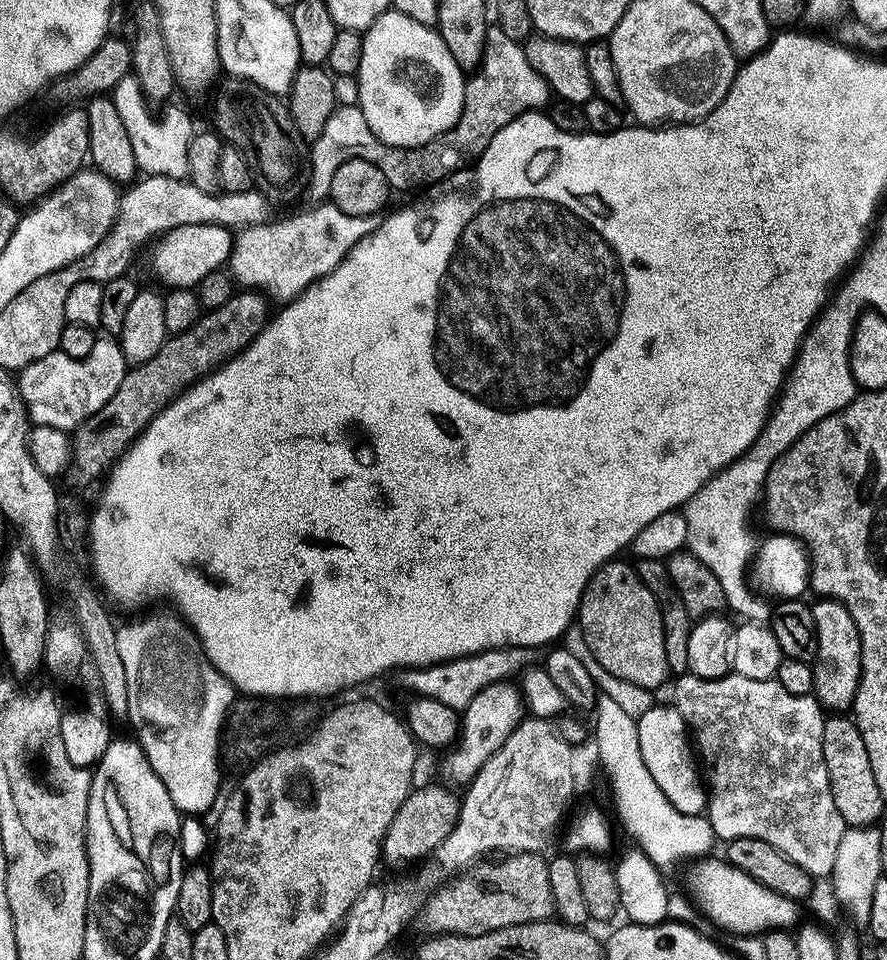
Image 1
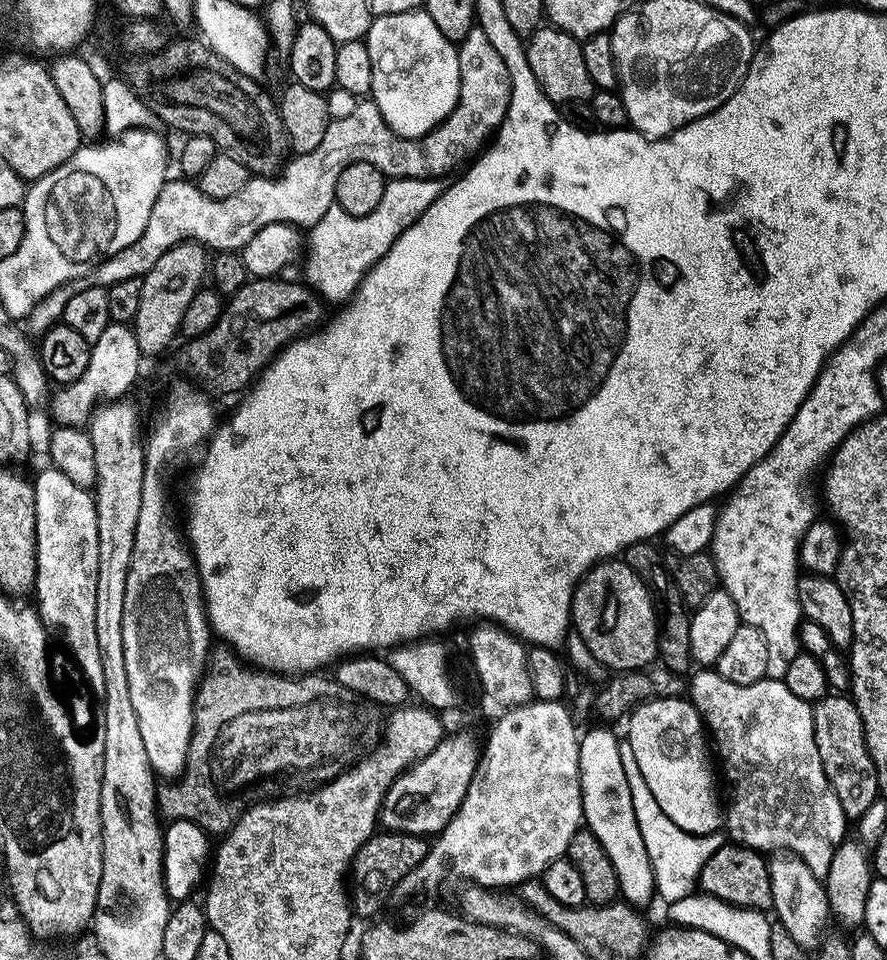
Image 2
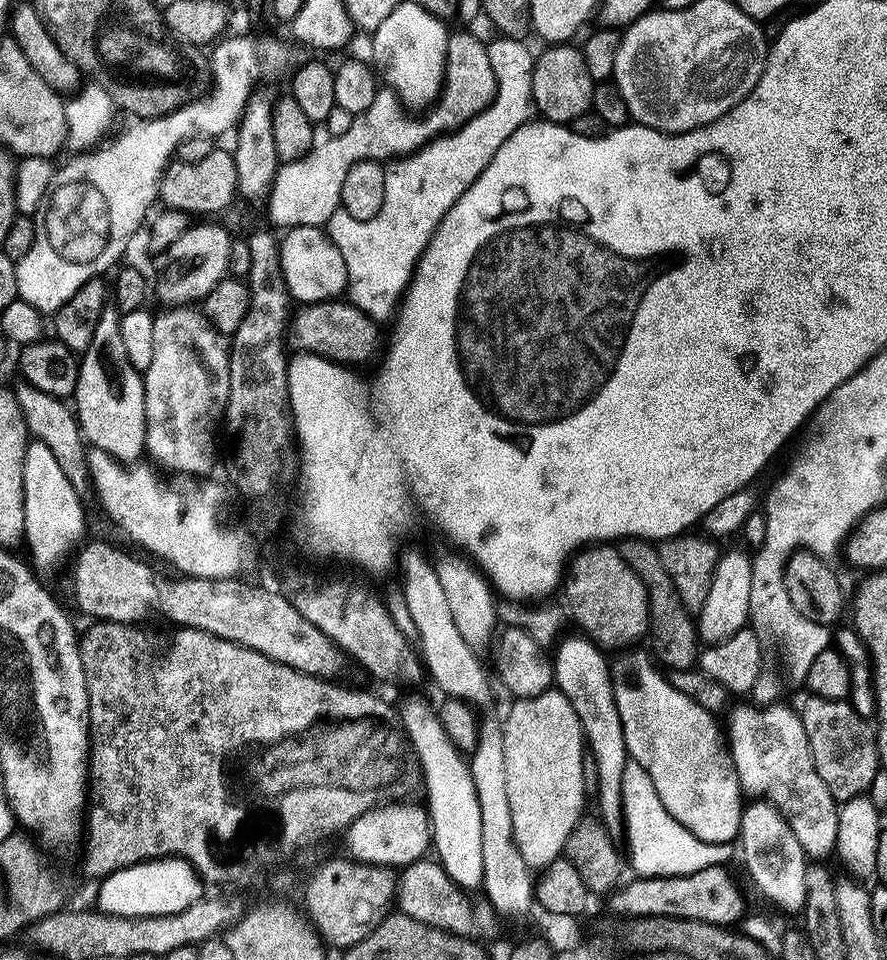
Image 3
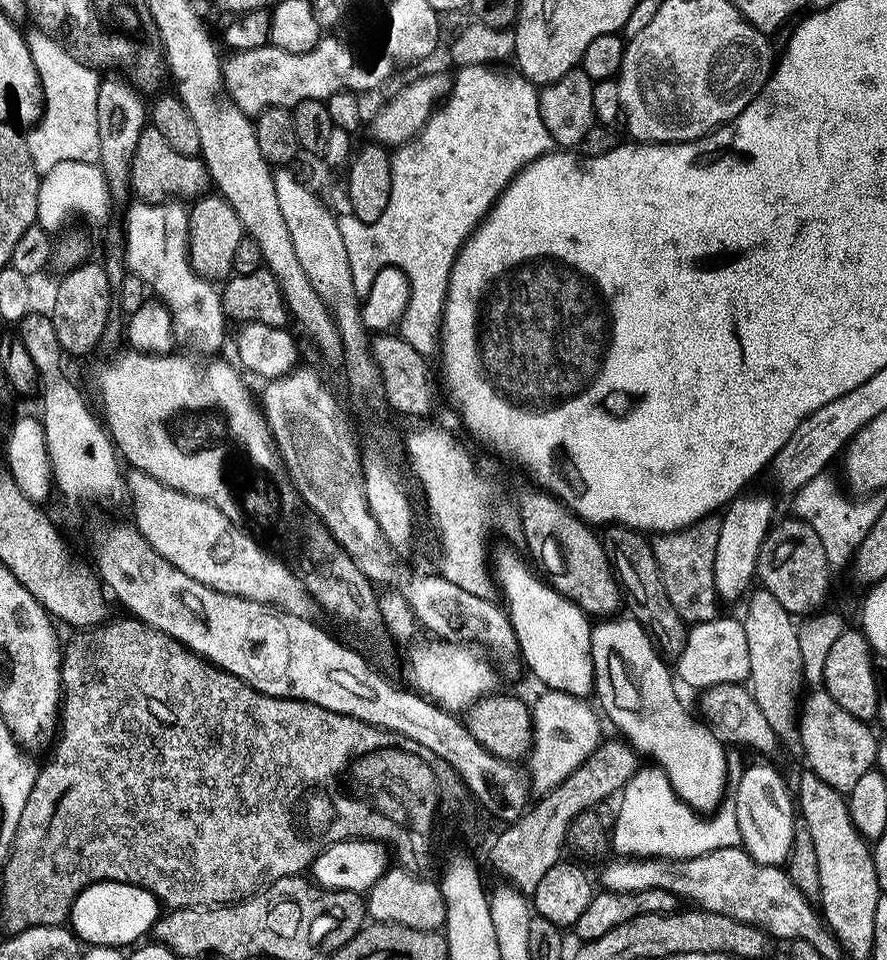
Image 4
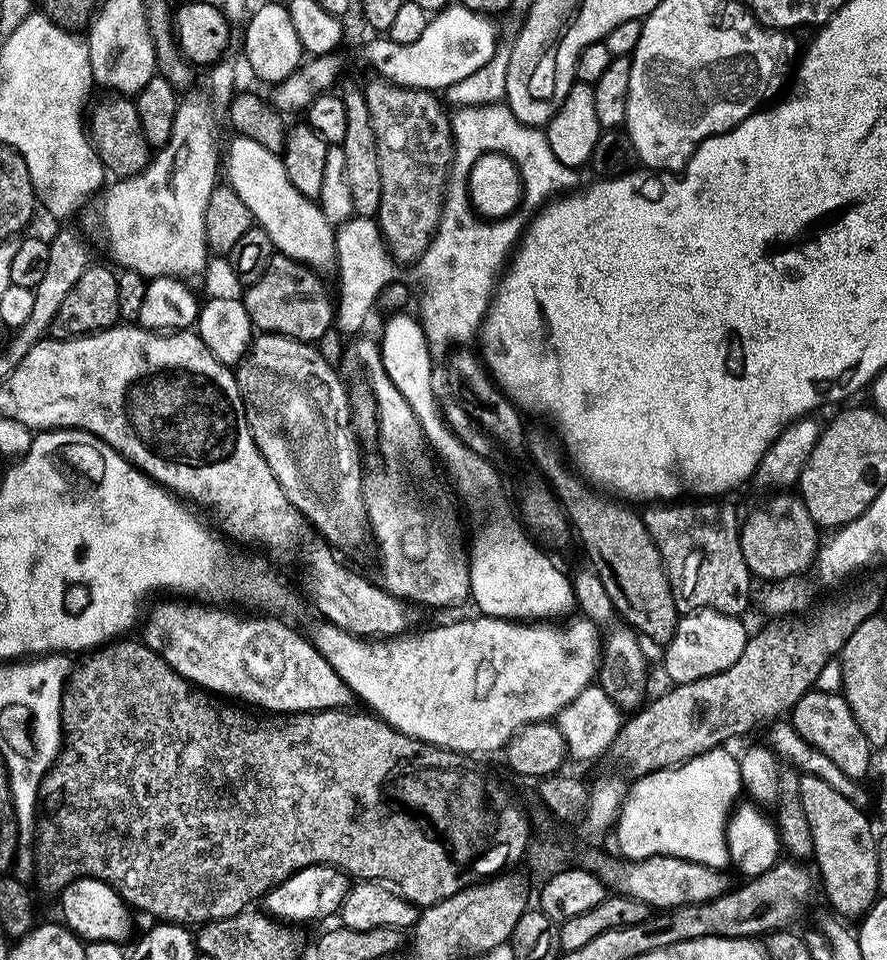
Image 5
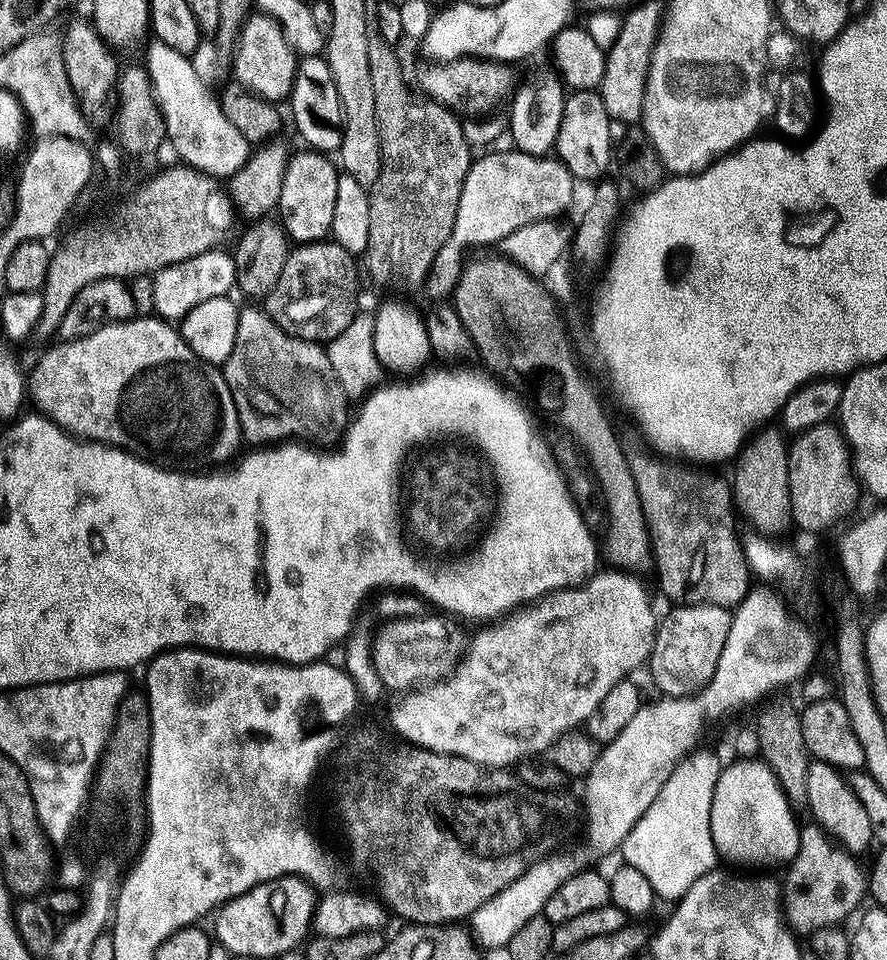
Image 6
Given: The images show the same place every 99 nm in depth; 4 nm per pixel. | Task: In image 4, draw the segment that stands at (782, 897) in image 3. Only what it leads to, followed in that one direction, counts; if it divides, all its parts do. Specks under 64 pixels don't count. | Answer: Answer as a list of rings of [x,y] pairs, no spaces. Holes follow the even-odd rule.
[[[760,764],[750,767],[738,784],[734,811],[738,818],[741,845],[750,857],[761,865],[787,865],[796,841],[798,812],[791,787],[789,790],[783,776],[772,766]]]

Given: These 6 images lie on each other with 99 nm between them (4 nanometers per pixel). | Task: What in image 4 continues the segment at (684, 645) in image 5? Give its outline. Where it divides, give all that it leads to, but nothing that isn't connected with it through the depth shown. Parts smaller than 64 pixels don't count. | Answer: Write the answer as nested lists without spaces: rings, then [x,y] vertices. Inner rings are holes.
[[[721,618],[695,625],[689,631],[686,650],[679,656],[678,664],[679,683],[689,684],[696,690],[723,683],[747,685],[751,678],[750,647],[743,623],[739,619],[736,621]]]

